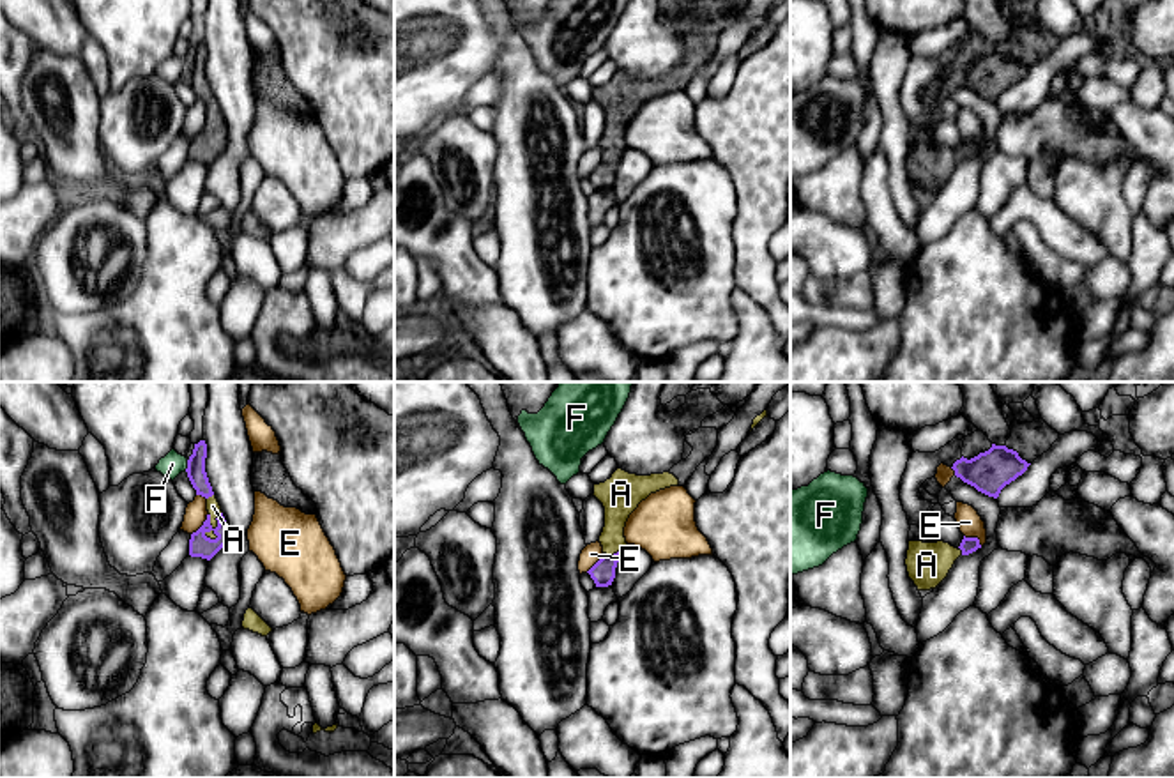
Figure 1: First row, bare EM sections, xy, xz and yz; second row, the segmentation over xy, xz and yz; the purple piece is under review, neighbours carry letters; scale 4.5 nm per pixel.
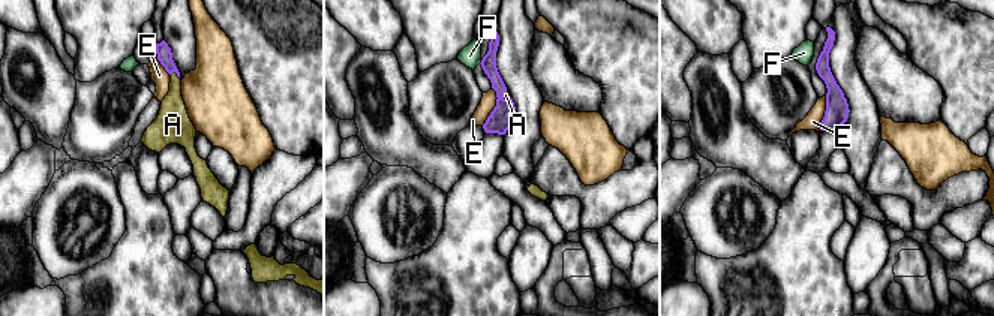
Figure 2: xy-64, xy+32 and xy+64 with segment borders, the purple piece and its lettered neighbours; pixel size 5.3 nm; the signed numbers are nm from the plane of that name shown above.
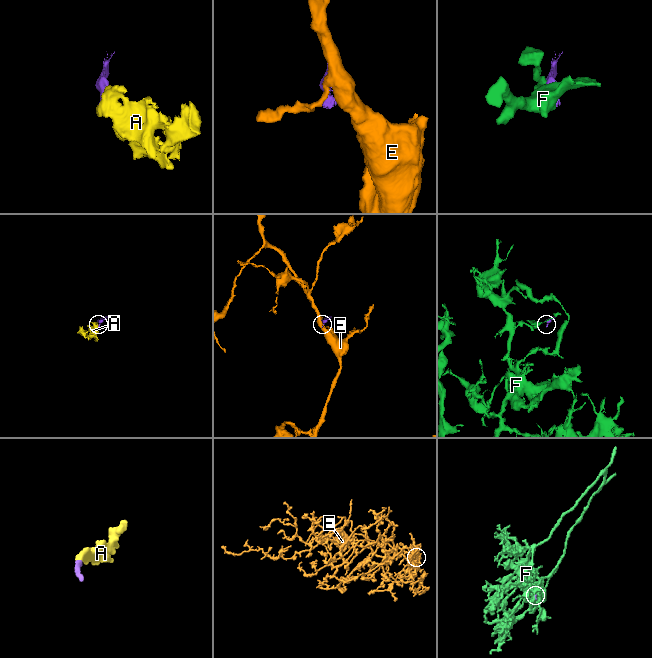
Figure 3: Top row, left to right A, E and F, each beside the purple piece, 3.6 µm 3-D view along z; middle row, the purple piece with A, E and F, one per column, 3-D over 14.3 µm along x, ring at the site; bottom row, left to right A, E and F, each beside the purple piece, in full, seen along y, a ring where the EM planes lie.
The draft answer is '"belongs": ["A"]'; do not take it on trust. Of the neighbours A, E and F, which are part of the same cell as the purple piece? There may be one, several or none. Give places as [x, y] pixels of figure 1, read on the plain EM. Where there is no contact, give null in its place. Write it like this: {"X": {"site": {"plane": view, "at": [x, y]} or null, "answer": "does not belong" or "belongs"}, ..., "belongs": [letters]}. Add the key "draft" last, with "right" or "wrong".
{"A": {"site": {"plane": "xy", "at": [216, 131]}, "answer": "belongs"}, "E": {"site": {"plane": "xy", "at": [204, 128]}, "answer": "does not belong"}, "F": {"site": {"plane": "xy", "at": [188, 69]}, "answer": "does not belong"}, "belongs": ["A"], "draft": "right"}

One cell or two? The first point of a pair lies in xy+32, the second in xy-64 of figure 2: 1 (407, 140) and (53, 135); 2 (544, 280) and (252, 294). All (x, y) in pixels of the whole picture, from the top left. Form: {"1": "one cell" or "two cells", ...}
{"1": "one cell", "2": "one cell"}

